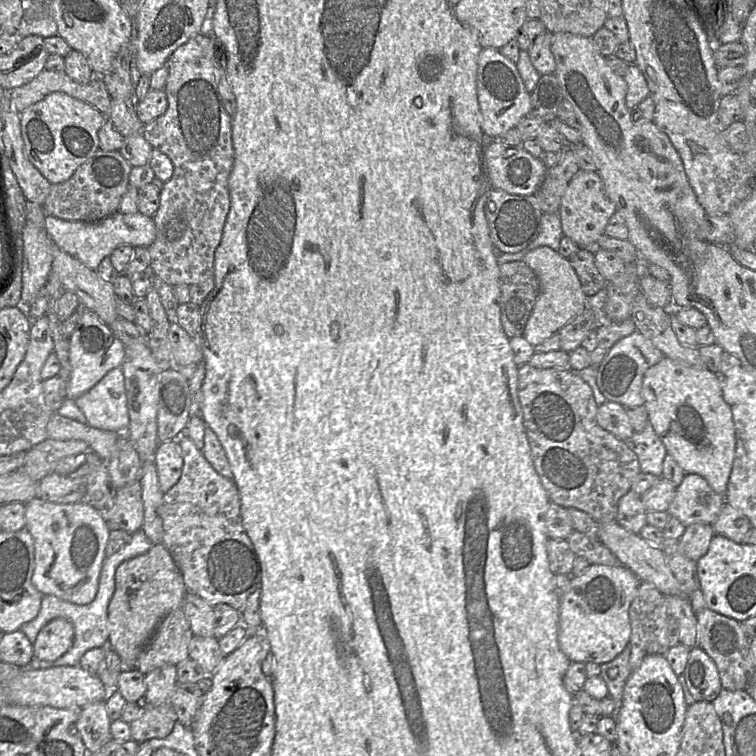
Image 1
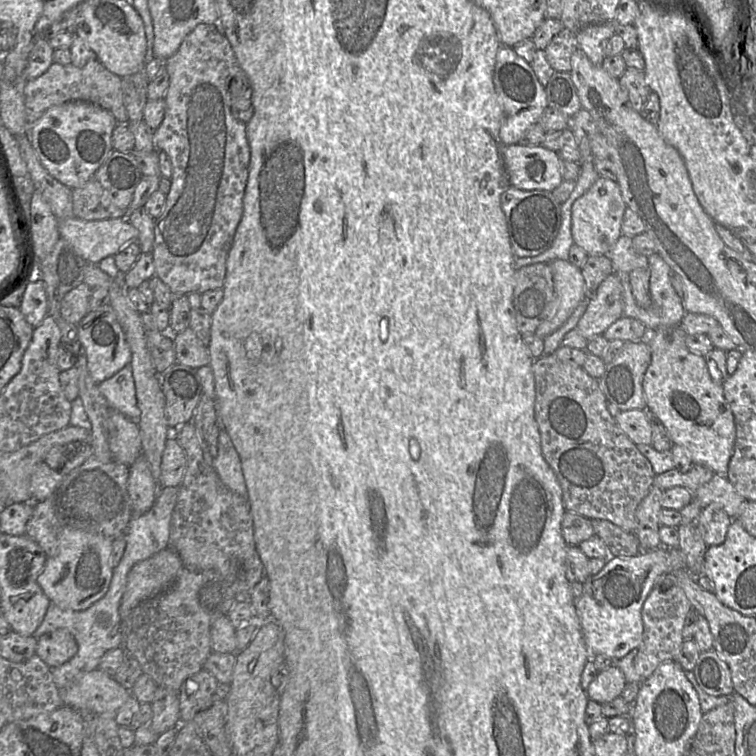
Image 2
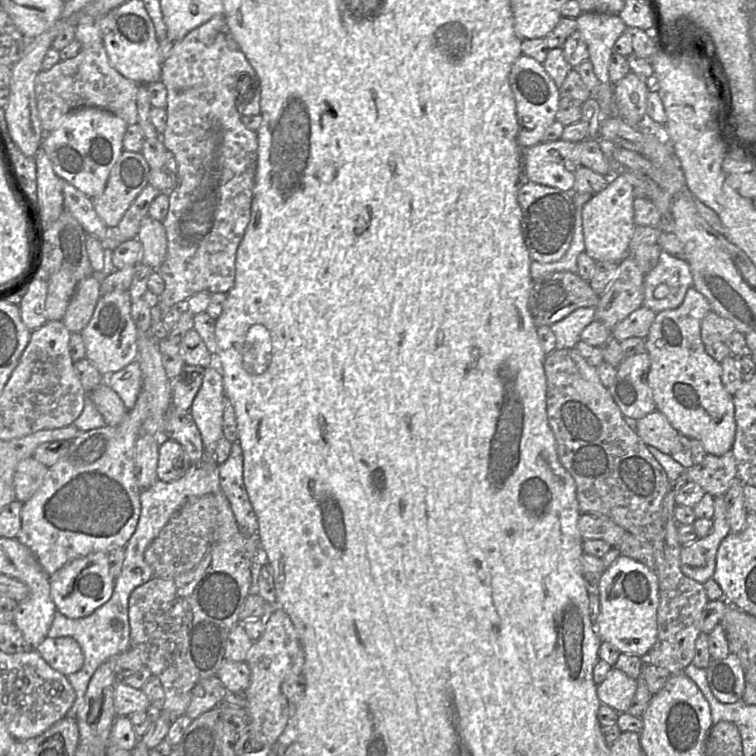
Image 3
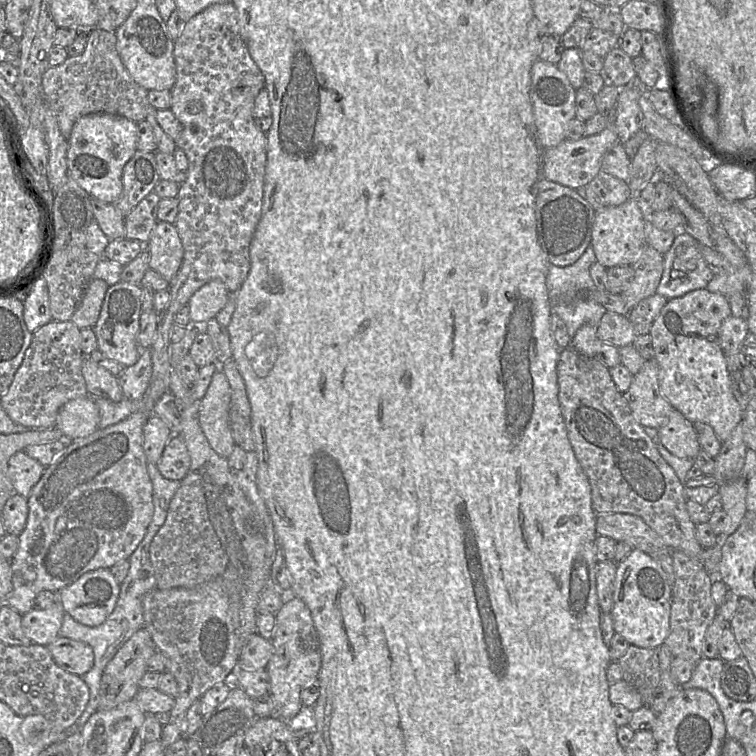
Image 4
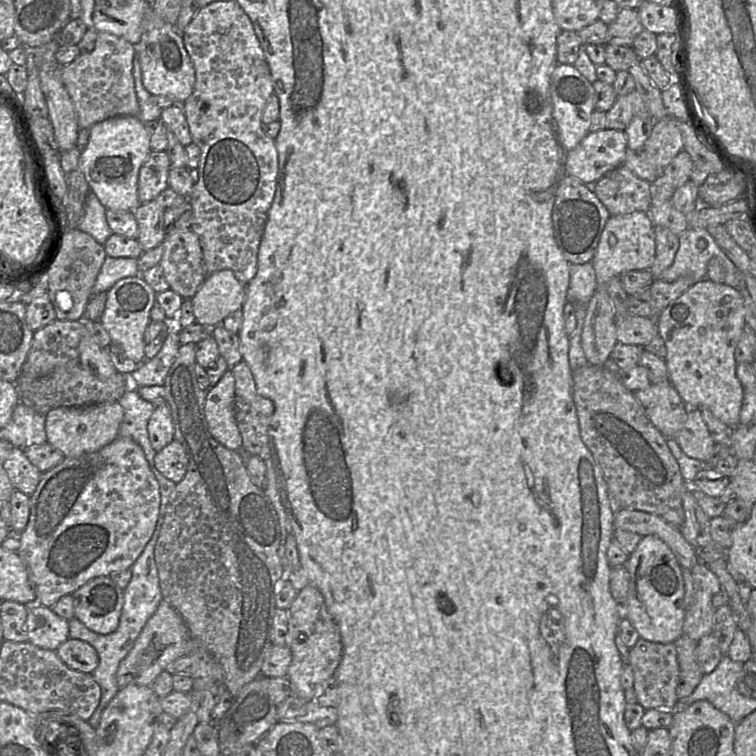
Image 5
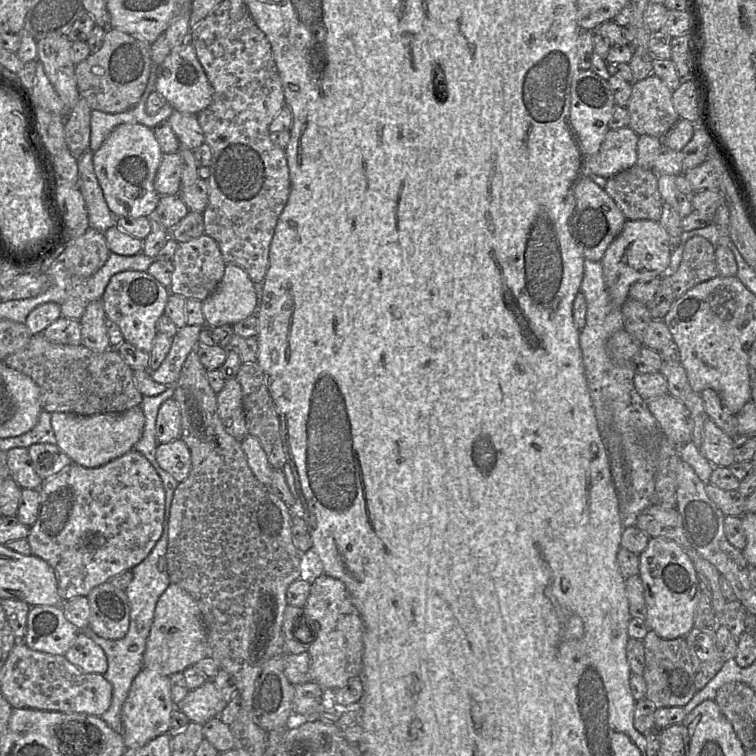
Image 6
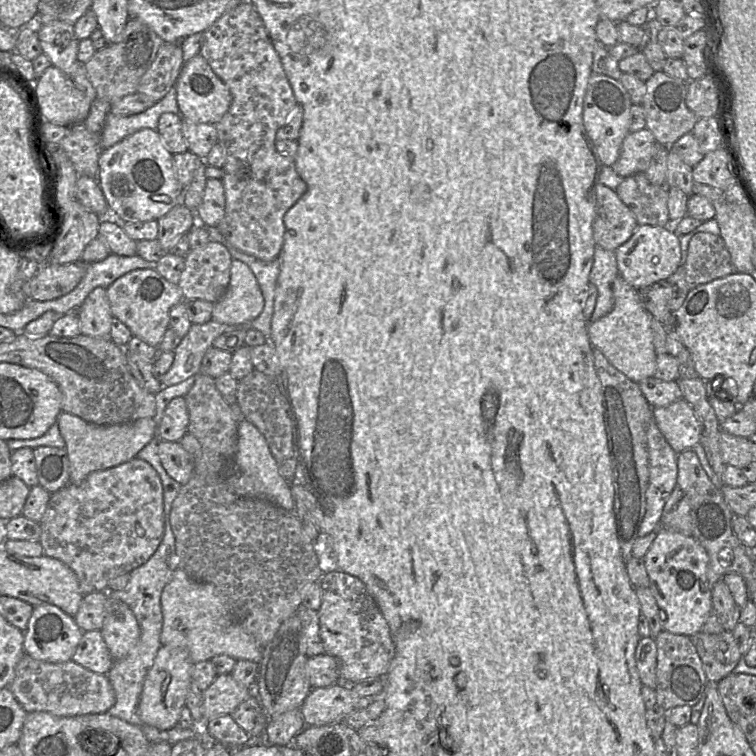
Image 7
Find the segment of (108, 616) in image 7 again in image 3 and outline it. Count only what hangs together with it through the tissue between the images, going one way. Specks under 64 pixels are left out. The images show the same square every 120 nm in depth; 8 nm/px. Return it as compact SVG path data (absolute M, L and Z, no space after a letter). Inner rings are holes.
M93 552L72 560L49 576L51 598L57 611L64 616L71 619L83 618L110 599L114 580L109 571L108 553Z

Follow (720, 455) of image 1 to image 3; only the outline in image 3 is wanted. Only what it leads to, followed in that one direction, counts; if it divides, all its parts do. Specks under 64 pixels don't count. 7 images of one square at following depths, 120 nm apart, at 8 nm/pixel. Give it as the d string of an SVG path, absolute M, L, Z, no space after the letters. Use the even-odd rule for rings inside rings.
M690 287L679 307L661 311L656 315L645 338L646 351L650 356L647 382L657 410L667 417L670 424L688 439L699 440L707 454L720 456L732 450L736 420L733 395L729 394L722 384L721 364L706 352L701 338L701 322L709 312L711 309L708 300L694 287Z

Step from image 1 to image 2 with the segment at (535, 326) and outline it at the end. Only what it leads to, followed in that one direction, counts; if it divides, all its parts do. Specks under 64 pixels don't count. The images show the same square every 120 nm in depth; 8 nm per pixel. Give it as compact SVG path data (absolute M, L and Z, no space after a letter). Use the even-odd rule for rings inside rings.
M562 259L547 264L552 271L555 296L547 318L534 332L542 339L560 328L586 298L586 284L581 268Z

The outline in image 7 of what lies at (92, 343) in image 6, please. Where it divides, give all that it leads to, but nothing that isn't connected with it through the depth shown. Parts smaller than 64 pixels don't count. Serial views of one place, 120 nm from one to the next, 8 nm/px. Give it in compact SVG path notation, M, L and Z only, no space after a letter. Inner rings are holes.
M102 287L93 289L80 306L78 318L81 334L109 338L113 315L107 289Z

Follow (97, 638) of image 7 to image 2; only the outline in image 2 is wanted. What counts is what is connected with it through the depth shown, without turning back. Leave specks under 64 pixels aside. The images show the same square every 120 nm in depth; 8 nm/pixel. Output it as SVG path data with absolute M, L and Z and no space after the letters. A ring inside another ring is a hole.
M60 628L37 639L35 654L50 668L55 668L73 658L77 651L78 646L73 635Z

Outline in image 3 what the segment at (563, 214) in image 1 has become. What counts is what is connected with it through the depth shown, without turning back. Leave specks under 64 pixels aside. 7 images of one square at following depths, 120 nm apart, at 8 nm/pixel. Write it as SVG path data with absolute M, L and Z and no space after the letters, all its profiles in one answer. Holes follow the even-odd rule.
M625 171L610 178L609 184L602 191L594 194L582 206L581 218L584 234L585 251L595 261L620 262L630 255L629 243L635 231L634 197L636 175L640 172Z

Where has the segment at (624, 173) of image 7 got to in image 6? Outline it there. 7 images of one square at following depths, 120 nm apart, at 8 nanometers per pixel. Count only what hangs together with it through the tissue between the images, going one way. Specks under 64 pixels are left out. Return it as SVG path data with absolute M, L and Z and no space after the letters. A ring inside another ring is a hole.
M628 127L609 129L599 151L583 157L581 176L598 175L608 179L635 165L638 137L639 135Z

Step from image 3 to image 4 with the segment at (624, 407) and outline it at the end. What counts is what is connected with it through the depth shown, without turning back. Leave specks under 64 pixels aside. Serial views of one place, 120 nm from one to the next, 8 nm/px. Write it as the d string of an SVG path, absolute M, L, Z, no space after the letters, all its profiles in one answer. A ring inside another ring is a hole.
M655 359L646 360L639 372L634 374L629 389L623 393L636 421L643 427L659 429L666 425L670 414L675 410L660 391L658 367Z

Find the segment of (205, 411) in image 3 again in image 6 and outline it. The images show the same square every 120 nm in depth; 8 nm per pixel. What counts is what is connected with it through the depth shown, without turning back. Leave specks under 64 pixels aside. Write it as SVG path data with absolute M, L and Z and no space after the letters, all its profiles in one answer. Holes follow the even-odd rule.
M236 378L225 381L223 389L217 394L219 418L225 430L241 442L248 435L242 405L241 386Z

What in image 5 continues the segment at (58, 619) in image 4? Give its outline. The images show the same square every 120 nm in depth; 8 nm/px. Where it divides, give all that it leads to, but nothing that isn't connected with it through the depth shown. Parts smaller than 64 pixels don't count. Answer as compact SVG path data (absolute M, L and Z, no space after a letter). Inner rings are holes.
M34 604L28 606L26 632L28 641L33 645L56 651L69 639L69 624L50 607Z

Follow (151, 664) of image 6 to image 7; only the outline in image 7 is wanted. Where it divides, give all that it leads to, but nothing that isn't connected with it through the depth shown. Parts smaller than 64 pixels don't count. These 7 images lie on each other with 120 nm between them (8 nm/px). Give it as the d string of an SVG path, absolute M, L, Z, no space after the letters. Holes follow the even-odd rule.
M178 567L162 591L160 604L163 616L161 646L169 645L186 650L193 664L210 660L217 655L261 662L263 649L233 619L212 584L194 581Z

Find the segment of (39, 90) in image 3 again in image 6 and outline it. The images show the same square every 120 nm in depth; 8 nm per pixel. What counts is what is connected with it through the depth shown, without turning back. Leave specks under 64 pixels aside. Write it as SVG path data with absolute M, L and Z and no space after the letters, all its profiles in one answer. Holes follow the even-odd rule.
M116 29L105 31L101 48L90 54L85 60L75 66L75 77L79 96L83 97L92 110L109 114L126 112L140 100L146 89L152 72L151 46L132 35Z

